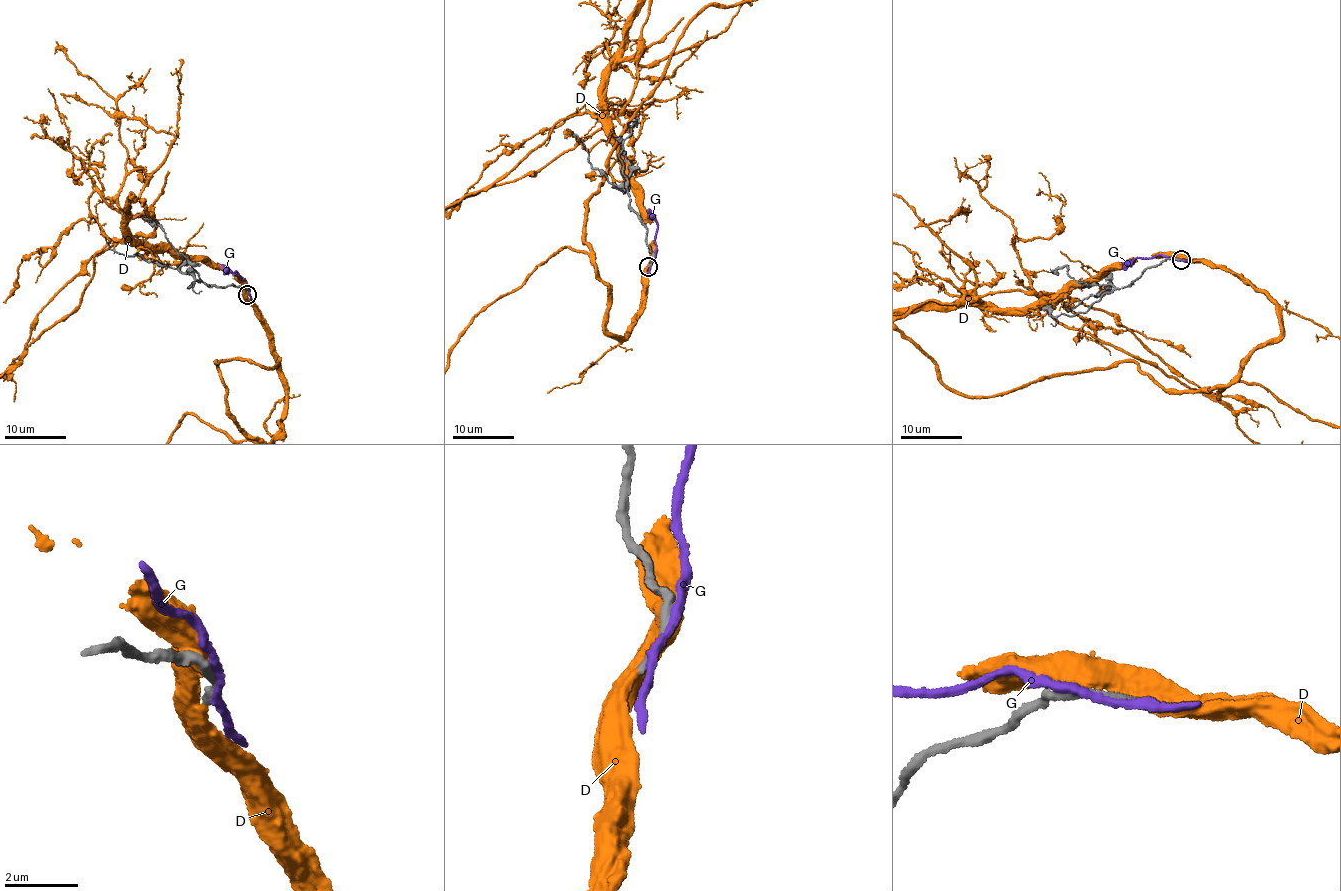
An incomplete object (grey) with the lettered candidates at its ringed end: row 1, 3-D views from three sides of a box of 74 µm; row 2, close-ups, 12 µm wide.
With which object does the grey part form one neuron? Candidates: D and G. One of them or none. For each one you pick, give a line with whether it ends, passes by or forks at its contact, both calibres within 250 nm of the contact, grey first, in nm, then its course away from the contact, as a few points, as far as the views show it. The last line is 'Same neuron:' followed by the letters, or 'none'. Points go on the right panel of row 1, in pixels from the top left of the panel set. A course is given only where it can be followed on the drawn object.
Same neuron: none

